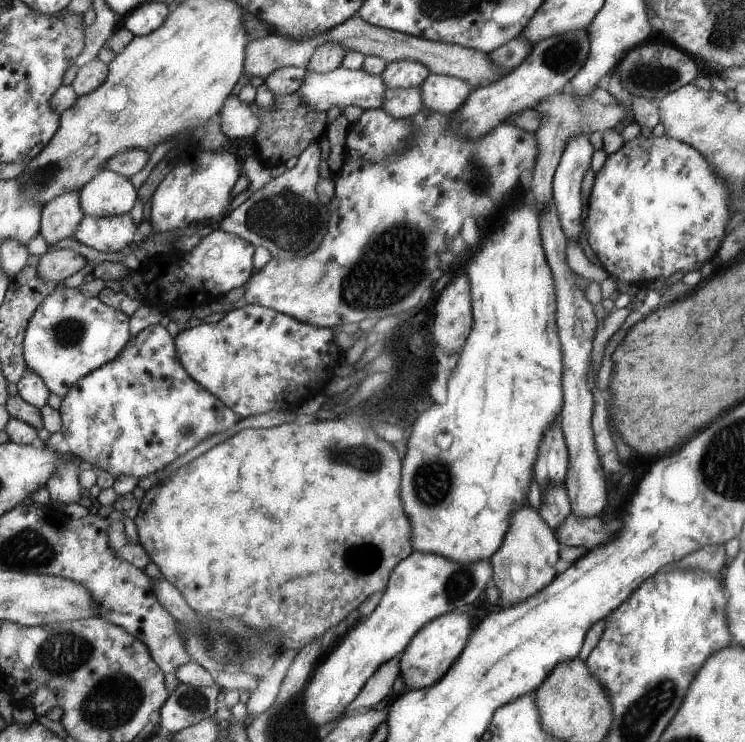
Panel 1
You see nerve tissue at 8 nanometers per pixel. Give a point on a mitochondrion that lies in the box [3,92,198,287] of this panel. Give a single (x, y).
(44, 175)

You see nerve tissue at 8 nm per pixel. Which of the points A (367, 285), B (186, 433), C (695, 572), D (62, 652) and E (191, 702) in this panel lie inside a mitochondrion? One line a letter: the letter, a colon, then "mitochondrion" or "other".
A: mitochondrion
B: mitochondrion
C: other
D: mitochondrion
E: mitochondrion

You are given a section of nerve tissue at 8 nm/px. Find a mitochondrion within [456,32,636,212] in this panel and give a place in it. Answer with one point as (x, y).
(559, 55)

